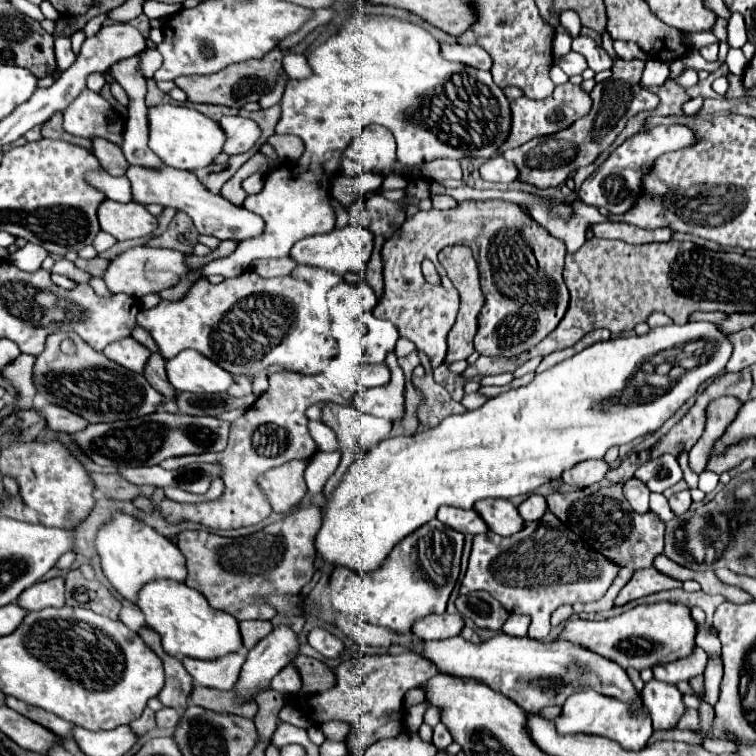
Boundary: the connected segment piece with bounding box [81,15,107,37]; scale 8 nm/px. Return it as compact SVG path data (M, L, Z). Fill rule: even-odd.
M97 15L97 17L93 17L91 21L87 21L87 25L81 29L83 33L85 33L85 37L91 37L91 35L95 35L99 29L101 29L101 25L103 25L103 21L107 19L107 15Z

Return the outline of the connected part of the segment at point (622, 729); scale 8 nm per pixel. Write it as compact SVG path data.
M595 691L573 693L565 701L561 715L555 717L553 723L555 723L555 729L557 729L559 735L575 735L575 733L597 735L597 737L605 737L605 739L617 741L623 749L629 749L629 751L643 749L647 739L653 733L647 709L641 709L637 715L631 715L627 703L621 703L617 699L609 699L605 695L597 695Z

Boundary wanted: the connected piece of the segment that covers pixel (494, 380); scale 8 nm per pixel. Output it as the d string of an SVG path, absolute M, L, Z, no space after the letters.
M504 373L494 376L483 377L480 381L481 386L503 386L513 381L513 373Z

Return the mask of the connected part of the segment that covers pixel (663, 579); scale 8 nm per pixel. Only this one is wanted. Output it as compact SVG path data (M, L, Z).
M655 567L641 569L619 591L619 595L615 599L615 605L625 605L625 603L629 603L633 599L639 599L639 597L645 597L645 595L653 595L653 593L659 593L659 591L667 591L667 589L675 589L675 587L681 587L681 585L683 585L681 581L675 581L675 579L659 573Z

